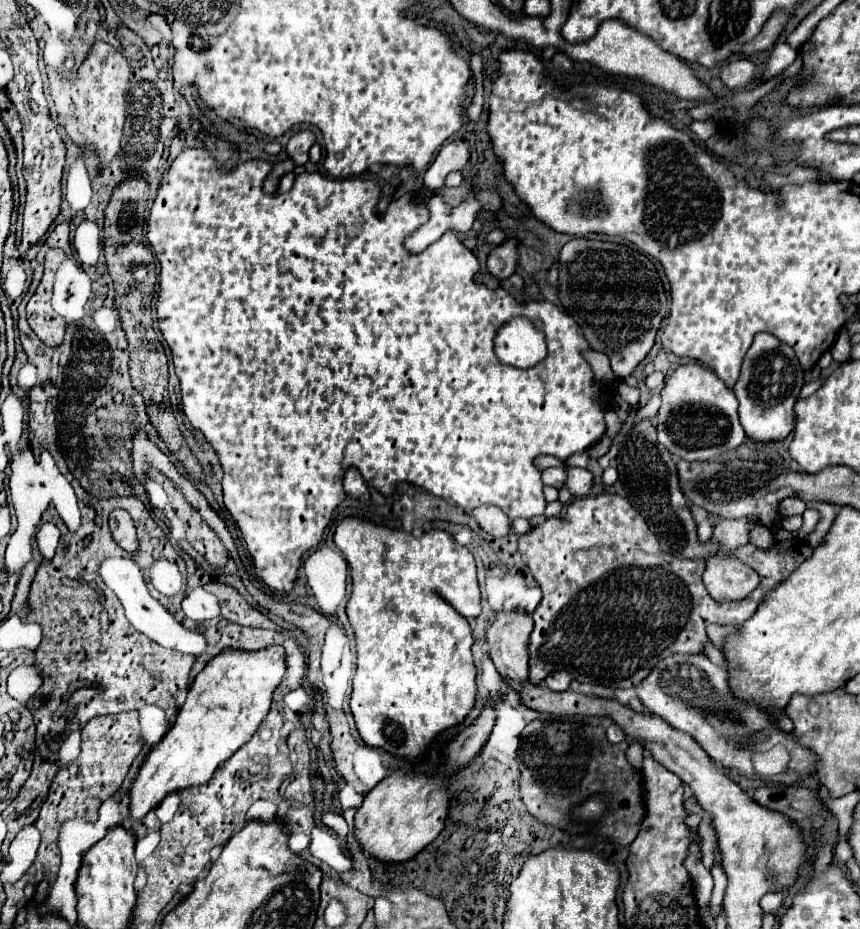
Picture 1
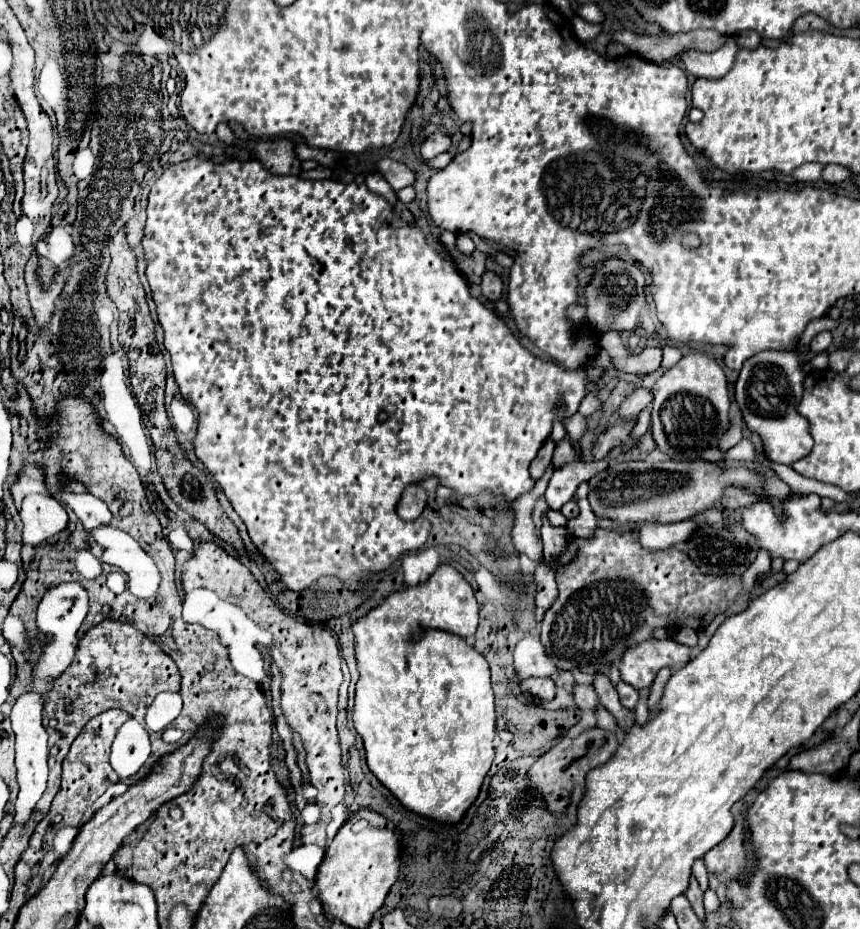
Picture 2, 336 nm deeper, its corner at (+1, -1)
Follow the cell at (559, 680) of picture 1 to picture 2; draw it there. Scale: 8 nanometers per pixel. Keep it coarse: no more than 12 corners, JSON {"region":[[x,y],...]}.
{"region":[[529,677],[521,683],[537,703],[555,697],[551,677]]}

